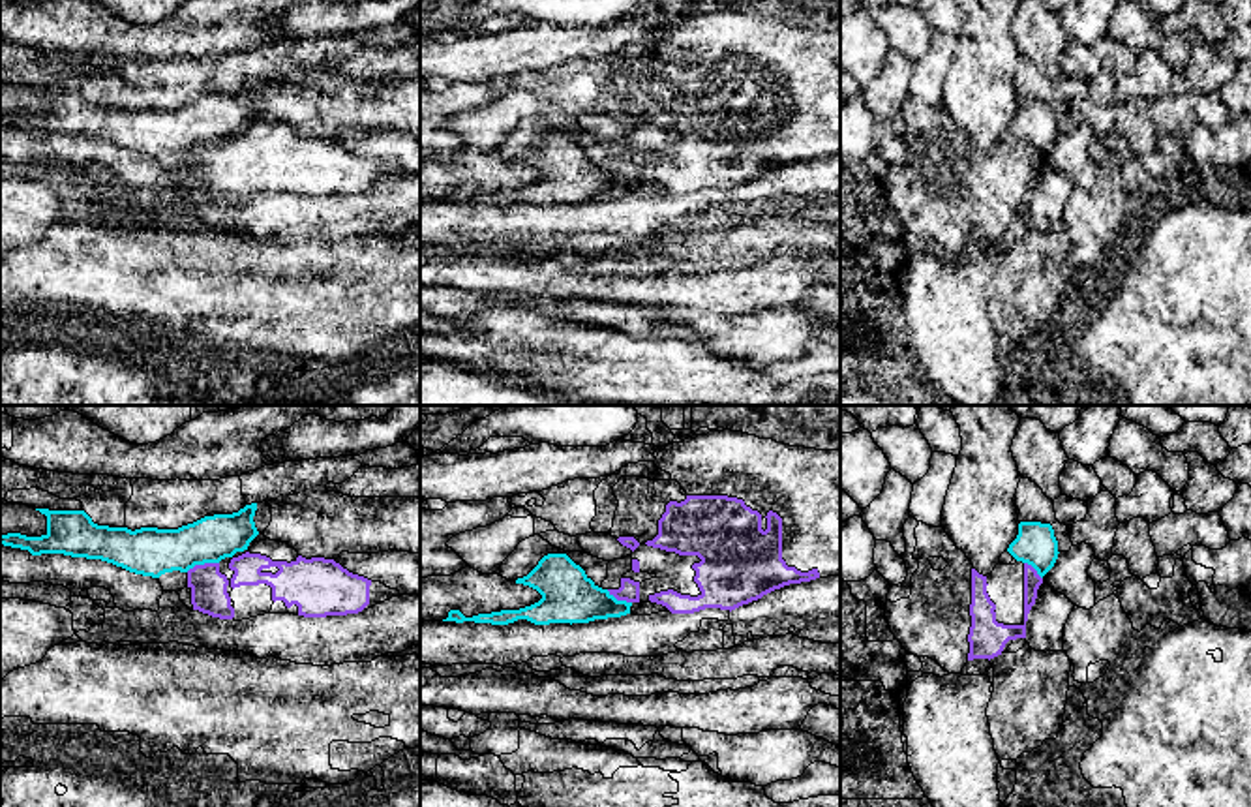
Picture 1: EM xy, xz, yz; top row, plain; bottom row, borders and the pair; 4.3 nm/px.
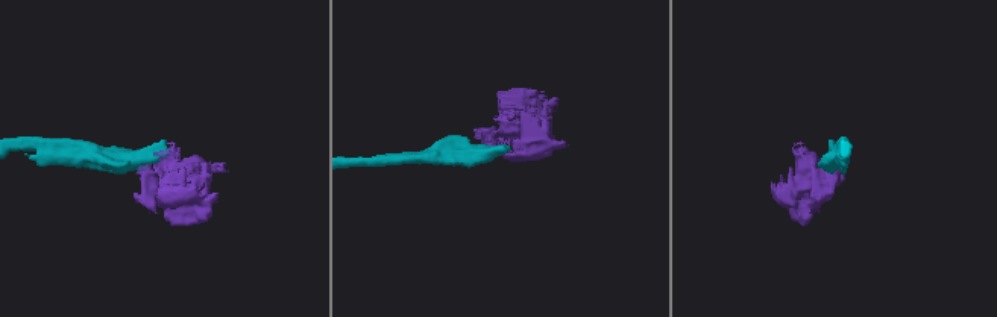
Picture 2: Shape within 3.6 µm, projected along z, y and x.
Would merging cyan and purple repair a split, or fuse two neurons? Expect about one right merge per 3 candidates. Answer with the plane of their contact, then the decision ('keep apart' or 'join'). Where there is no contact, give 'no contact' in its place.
xy | keep apart

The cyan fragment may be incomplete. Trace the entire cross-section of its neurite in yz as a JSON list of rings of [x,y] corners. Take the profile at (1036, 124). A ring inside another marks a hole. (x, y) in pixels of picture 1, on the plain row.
[[[1020,101],[1018,114],[1007,131],[1022,143],[1032,145],[1043,158],[1058,139],[1058,120],[1050,103]]]

